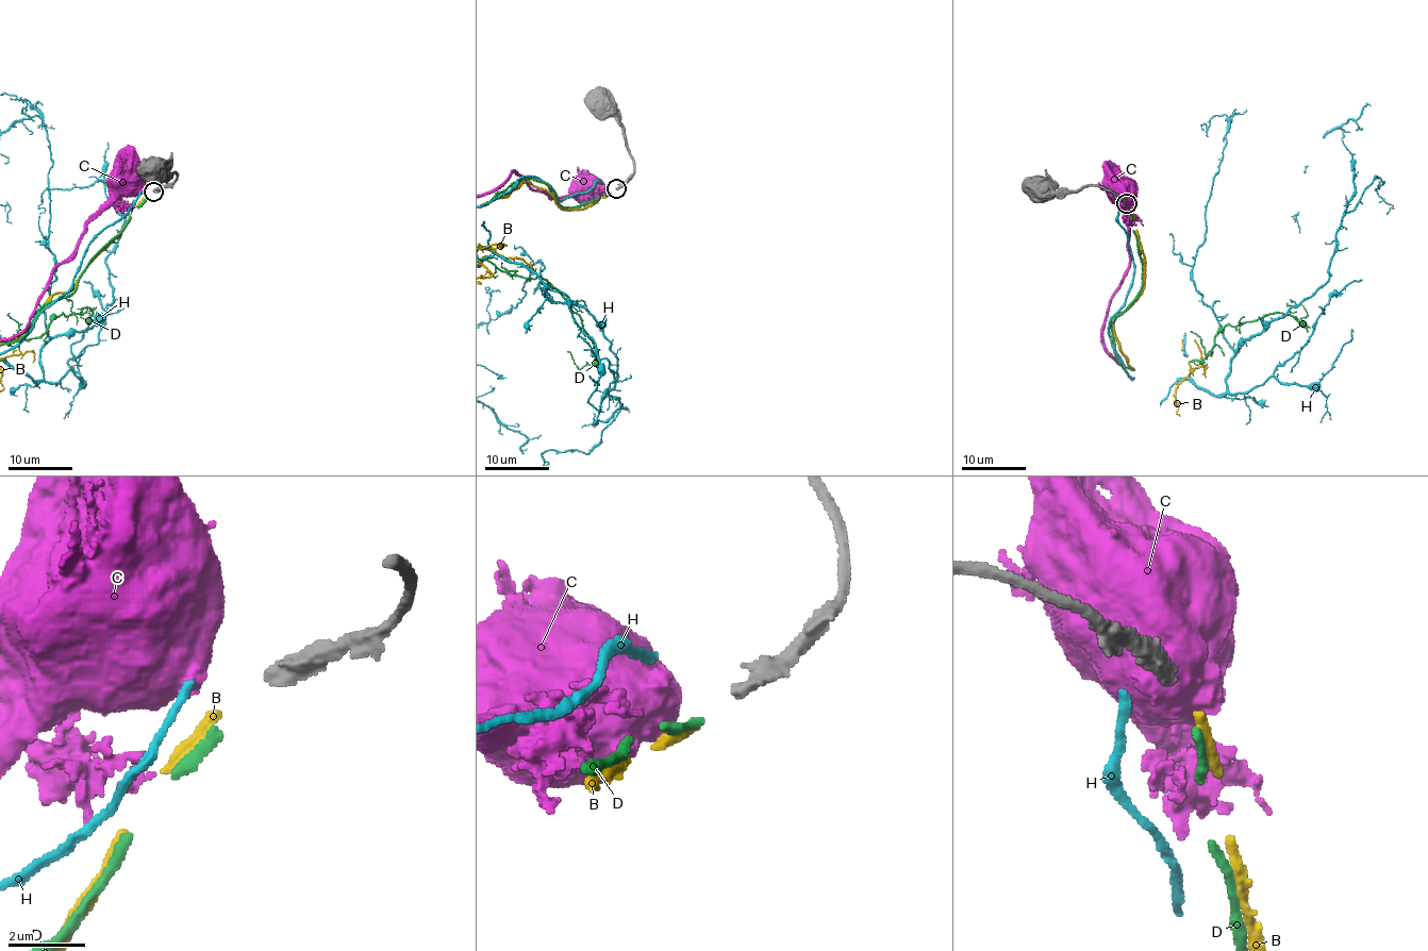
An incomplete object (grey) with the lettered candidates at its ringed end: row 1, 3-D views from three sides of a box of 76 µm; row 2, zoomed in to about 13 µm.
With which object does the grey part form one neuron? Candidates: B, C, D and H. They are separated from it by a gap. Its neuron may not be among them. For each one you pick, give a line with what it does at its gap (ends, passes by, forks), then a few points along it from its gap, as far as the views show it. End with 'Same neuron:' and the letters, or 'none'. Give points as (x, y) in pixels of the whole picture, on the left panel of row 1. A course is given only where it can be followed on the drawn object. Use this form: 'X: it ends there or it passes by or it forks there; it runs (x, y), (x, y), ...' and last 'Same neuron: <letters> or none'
D: it ends there
Same neuron: D

